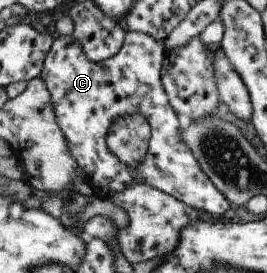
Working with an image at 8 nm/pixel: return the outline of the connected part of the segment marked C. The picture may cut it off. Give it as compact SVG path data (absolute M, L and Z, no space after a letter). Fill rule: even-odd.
M126 31L117 54L95 62L84 55L71 35L54 35L38 77L50 94L57 126L65 137L68 153L80 168L82 178L92 187L93 195L110 199L130 185L145 183L175 197L204 217L216 219L231 205L211 184L180 138L177 114L161 86L163 53L161 41L146 34ZM123 109L129 113L141 113L150 126L146 153L136 167L120 163L105 142L107 131Z

